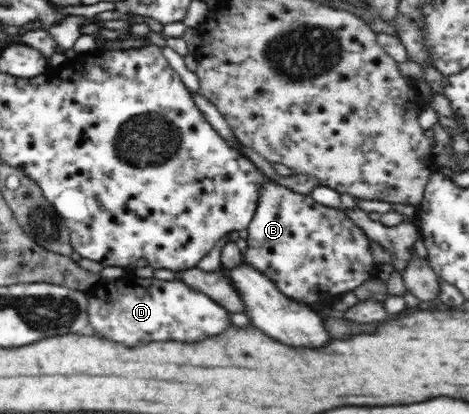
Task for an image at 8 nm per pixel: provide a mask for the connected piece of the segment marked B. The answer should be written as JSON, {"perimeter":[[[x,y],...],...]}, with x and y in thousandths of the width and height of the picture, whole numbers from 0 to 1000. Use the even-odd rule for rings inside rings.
{"perimeter":[[[567,428],[561,447],[554,447],[546,510],[527,558],[520,635],[582,679],[603,715],[657,739],[684,727],[697,713],[753,703],[774,679],[791,674],[791,655],[795,645],[804,645],[787,594],[789,572],[733,510],[680,493],[663,469],[629,466]]]}

